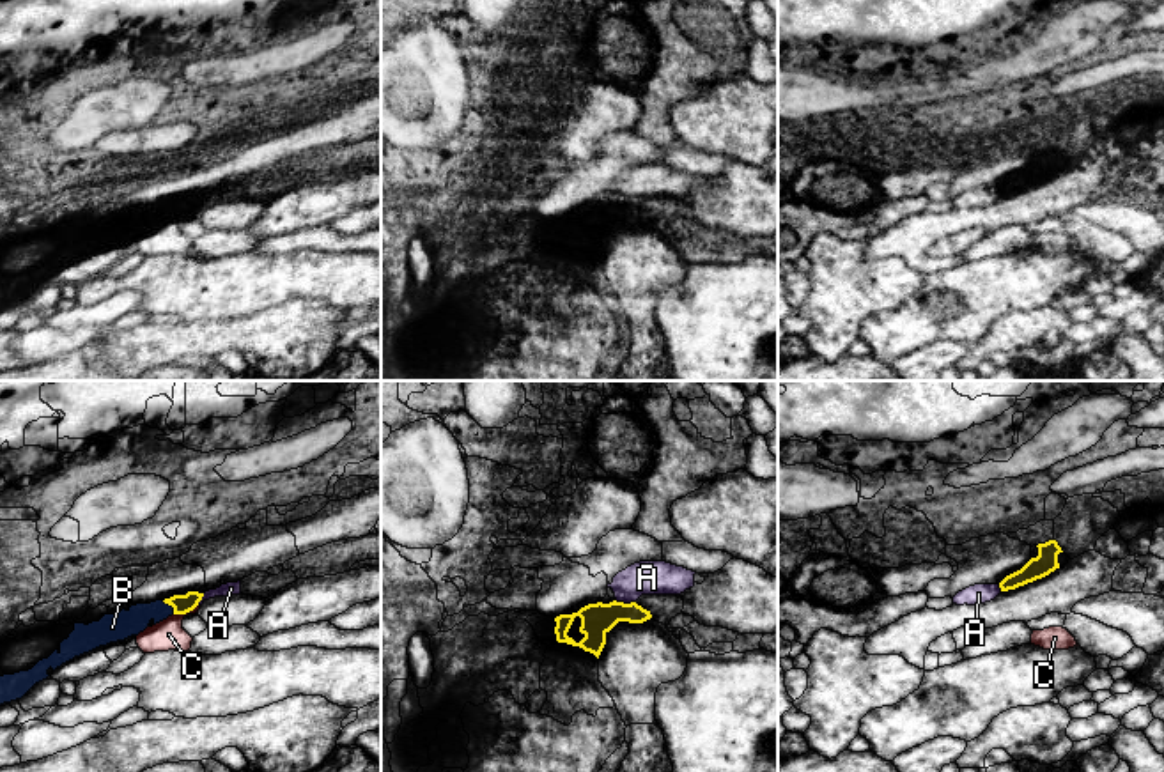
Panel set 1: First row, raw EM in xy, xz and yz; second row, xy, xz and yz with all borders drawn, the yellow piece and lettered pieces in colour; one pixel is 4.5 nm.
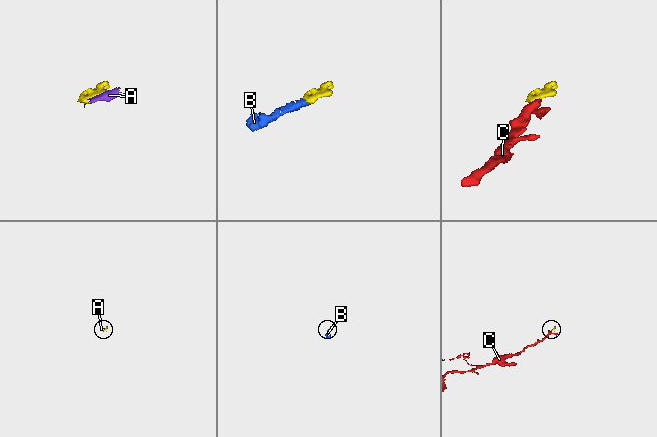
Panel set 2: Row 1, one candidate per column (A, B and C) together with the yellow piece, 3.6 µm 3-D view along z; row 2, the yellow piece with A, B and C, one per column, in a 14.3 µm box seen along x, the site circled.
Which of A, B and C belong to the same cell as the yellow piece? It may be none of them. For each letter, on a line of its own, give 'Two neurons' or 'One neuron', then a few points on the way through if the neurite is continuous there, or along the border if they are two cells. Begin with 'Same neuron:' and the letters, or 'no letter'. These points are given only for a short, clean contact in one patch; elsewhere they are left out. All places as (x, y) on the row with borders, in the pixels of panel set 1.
Same neuron: B
A: Two neurons. Boundary: xz (615, 601), (635, 602)
B: One neuron. Path across: xy (181, 604), (170, 604), (124, 624)
C: Two neurons. Boundary: xy (197, 604), (185, 613), (174, 615)

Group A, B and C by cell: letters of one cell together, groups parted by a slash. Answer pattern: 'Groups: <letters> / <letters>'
Groups: A C / B

